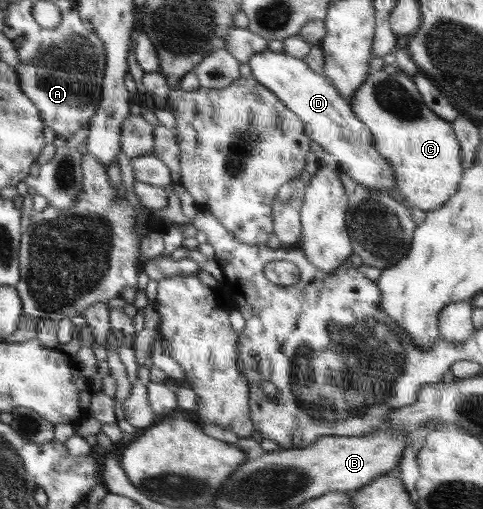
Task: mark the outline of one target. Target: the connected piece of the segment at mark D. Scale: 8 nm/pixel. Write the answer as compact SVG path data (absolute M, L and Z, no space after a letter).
M270 49L256 53L248 59L252 77L272 91L303 123L304 132L310 140L316 141L323 147L325 153L329 153L335 160L341 163L344 171L357 183L373 186L378 190L388 190L396 187L394 181L394 169L378 154L374 146L370 129L365 126L353 113L351 104L340 96L337 88L319 72L313 71L302 59L286 54L284 51L275 53Z

